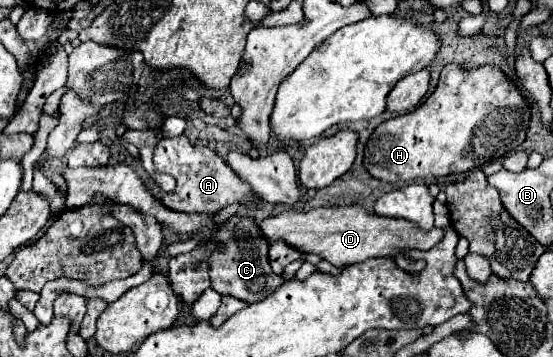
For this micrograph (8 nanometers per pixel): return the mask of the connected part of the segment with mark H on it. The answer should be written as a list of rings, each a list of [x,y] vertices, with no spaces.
[[[447,64],[435,92],[419,108],[375,128],[373,144],[365,148],[363,166],[383,182],[439,178],[483,168],[487,162],[511,154],[525,140],[529,118],[529,104],[499,68],[463,70],[457,64]]]

